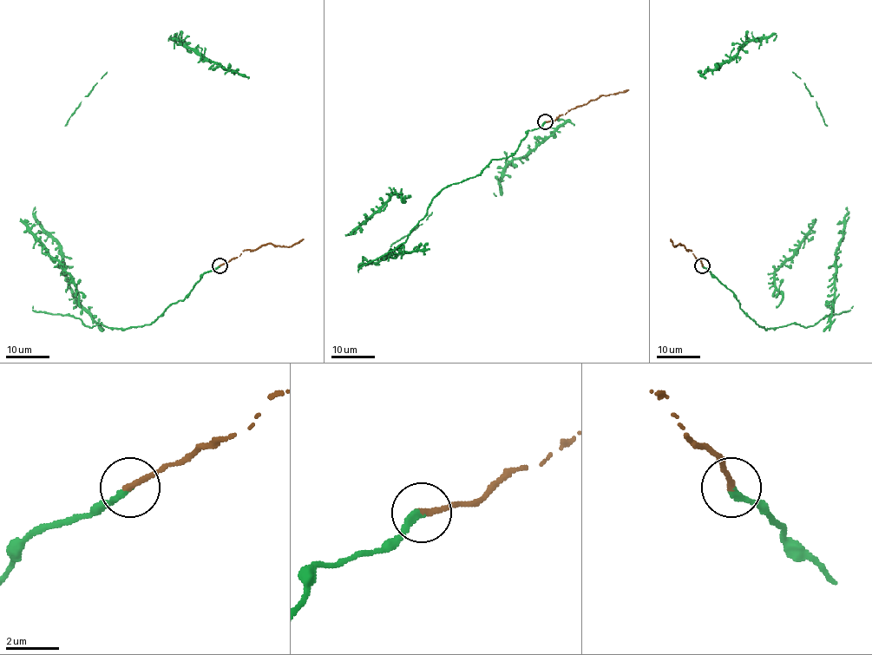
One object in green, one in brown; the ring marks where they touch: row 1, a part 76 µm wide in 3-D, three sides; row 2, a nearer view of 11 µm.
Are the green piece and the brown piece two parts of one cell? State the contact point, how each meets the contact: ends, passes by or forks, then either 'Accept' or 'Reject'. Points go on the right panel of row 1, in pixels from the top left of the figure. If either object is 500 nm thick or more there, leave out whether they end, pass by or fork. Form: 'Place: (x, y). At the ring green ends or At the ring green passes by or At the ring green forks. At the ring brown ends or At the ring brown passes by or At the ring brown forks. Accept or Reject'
Place: (702, 265). At the ring green ends. At the ring brown ends. Accept

